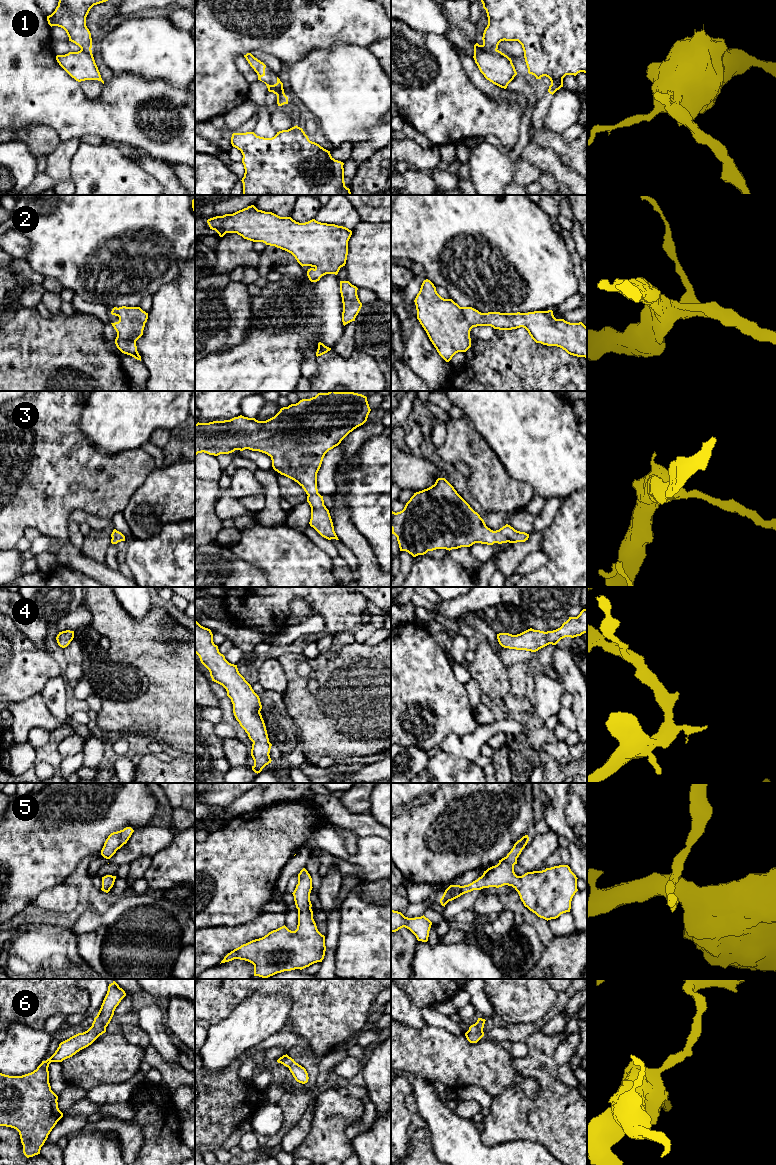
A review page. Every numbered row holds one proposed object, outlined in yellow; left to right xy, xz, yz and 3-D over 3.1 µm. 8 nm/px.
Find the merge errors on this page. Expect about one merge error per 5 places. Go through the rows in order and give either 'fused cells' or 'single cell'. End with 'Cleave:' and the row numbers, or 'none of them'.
1: fused cells
2: single cell
3: single cell
4: single cell
5: single cell
6: single cell
Cleave: 1

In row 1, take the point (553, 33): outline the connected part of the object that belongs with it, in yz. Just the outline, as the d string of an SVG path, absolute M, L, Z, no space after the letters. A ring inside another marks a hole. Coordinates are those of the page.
M481 0L486 10L488 25L483 33L483 46L497 50L501 41L518 41L523 48L528 73L541 79L546 76L551 85L548 92L554 94L563 87L566 75L587 74L587 0Z

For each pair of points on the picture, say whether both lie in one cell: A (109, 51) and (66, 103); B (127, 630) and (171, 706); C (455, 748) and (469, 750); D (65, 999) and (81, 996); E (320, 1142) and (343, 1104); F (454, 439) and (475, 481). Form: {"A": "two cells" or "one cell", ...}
{"A": "two cells", "B": "one cell", "C": "one cell", "D": "one cell", "E": "one cell", "F": "one cell"}

